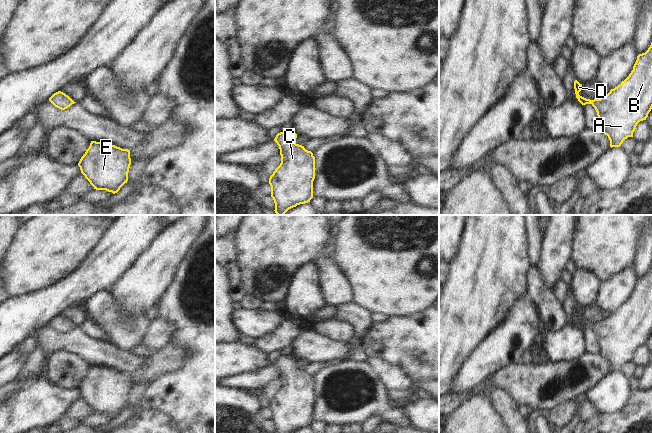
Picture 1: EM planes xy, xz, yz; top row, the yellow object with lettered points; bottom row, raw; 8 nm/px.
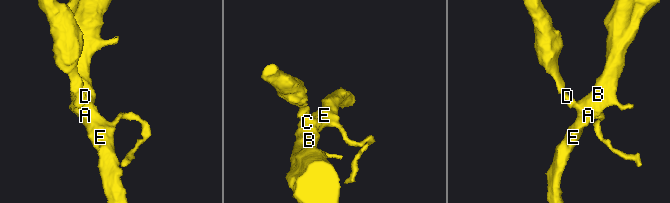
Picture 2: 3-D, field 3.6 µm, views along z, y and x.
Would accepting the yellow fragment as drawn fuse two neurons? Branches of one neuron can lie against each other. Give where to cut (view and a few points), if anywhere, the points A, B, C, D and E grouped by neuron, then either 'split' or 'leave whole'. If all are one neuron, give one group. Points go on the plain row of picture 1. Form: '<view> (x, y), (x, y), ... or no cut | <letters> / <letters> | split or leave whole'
no cut | A B C D E | leave whole

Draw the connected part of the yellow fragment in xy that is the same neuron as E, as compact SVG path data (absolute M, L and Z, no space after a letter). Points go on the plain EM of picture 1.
M91 365L78 390L96 414L117 417L128 405L130 374Z

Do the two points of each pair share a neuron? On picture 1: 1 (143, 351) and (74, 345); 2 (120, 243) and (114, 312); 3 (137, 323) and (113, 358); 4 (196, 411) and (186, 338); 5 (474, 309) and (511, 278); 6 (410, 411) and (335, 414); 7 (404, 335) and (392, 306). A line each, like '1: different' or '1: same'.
1: different
2: different
3: different
4: same
5: same
6: different
7: different

